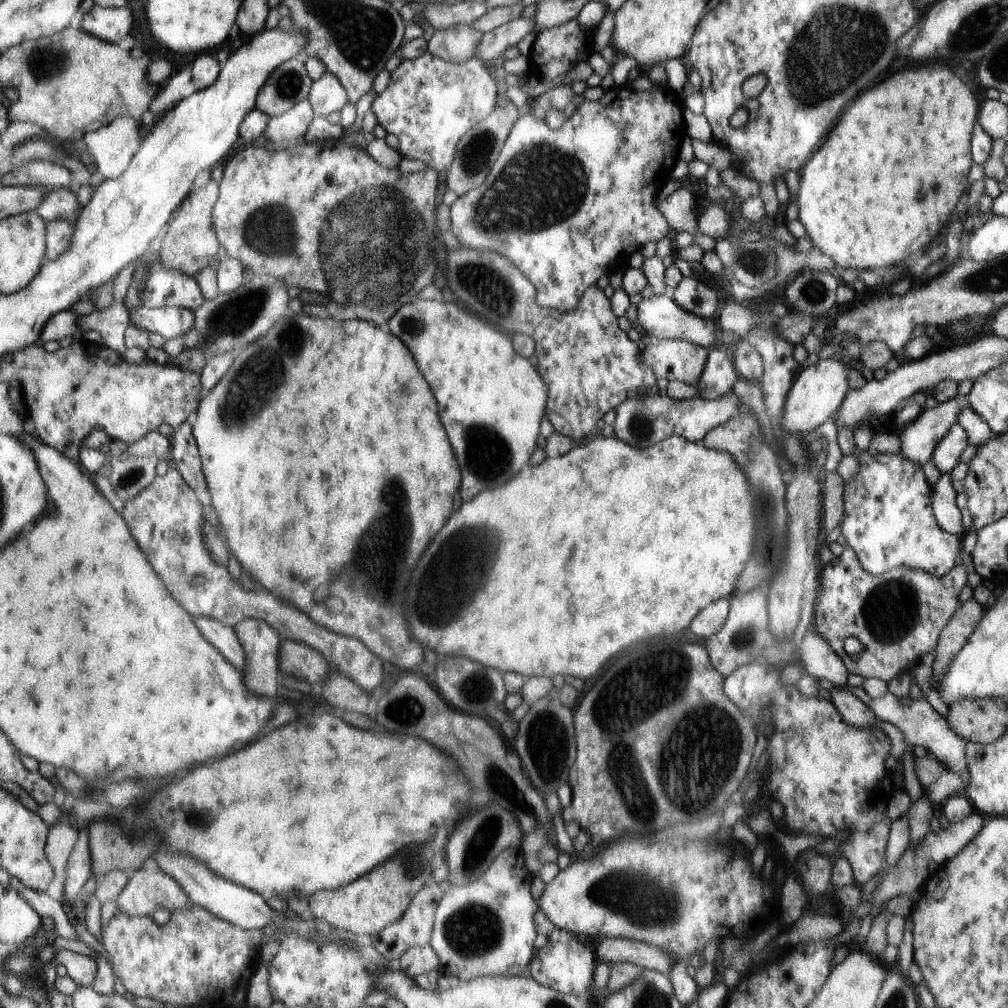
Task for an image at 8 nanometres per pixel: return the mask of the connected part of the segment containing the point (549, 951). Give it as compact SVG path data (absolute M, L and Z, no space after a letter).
M556 928L553 933L550 933L548 942L535 951L529 974L541 985L546 985L548 988L556 989L564 994L577 996L580 1000L586 999L588 998L586 992L588 992L588 988L592 984L592 976L594 976L594 956L586 946L582 946L574 938L573 934Z

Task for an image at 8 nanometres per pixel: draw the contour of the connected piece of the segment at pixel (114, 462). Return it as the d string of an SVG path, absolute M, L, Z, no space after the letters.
M124 455L111 460L110 484L117 496L125 503L132 500L141 490L148 488L156 476L159 457L136 457Z

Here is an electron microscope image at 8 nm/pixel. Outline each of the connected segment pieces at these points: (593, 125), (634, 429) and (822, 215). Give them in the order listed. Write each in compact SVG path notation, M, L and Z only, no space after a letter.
M613 85L609 89L605 89L605 94L598 101L584 101L583 104L577 106L574 114L566 119L566 122L557 129L553 129L546 122L540 121L534 115L530 114L529 109L522 111L517 121L514 123L508 138L504 141L502 150L498 158L493 162L492 168L484 182L476 188L469 190L466 194L459 196L456 201L450 205L451 231L464 248L476 249L479 251L494 251L507 257L509 261L524 276L529 277L534 282L536 288L536 302L544 307L552 307L562 312L570 312L582 302L583 295L592 287L592 284L598 282L598 278L602 278L604 274L614 274L614 270L622 270L628 256L632 252L641 250L644 244L648 242L658 242L660 238L664 238L670 228L666 224L666 220L660 216L660 212L656 210L654 202L656 200L656 190L670 178L672 174L672 166L674 166L674 154L680 148L680 130L684 128L684 120L682 120L682 110L680 104L676 102L676 98L670 92L668 85L656 85L649 91L636 91L628 85Z
M733 390L717 399L694 397L679 400L659 394L649 398L637 396L616 408L614 432L616 432L616 438L638 448L648 448L672 435L702 444L707 432L730 420L731 416L736 414L738 406L740 406L739 397Z
M942 66L910 68L904 72L892 74L890 78L882 80L874 88L862 92L854 100L854 104L844 112L844 116L840 118L836 128L828 134L826 142L816 149L810 160L800 169L800 186L795 203L799 208L799 220L806 229L807 236L813 246L830 256L838 266L852 268L855 271L870 269L879 272L896 268L896 266L904 267L912 263L910 260L906 262L906 256L924 250L930 242L933 242L934 236L947 226L950 214L954 212L954 208L959 204L960 196L968 188L967 178L973 163L970 154L970 136L972 136L972 128L974 128L978 113L978 102L976 102L974 94L968 90L968 86L954 72L950 72L948 68L942 68Z

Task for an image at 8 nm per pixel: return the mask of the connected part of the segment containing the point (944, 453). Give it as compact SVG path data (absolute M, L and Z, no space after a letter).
M956 421L950 427L948 434L936 445L931 458L941 474L951 472L959 463L958 458L968 444L966 432L964 432L962 425Z

